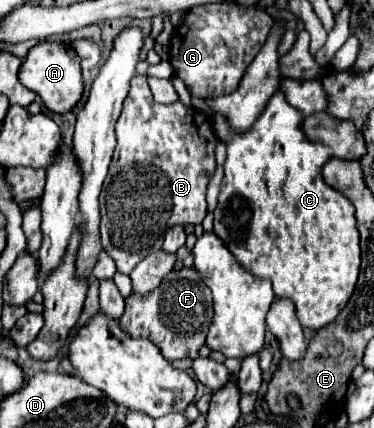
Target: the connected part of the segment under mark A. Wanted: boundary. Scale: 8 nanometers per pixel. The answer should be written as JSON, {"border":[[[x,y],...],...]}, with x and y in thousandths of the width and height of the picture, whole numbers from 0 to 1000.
{"border":[[[102,100],[91,105],[59,157],[53,157],[53,194],[91,213],[112,241],[144,259],[144,264],[176,264],[187,259],[219,227],[219,171],[214,171],[214,138],[203,129],[203,119],[187,105],[166,105],[166,100]]]}

